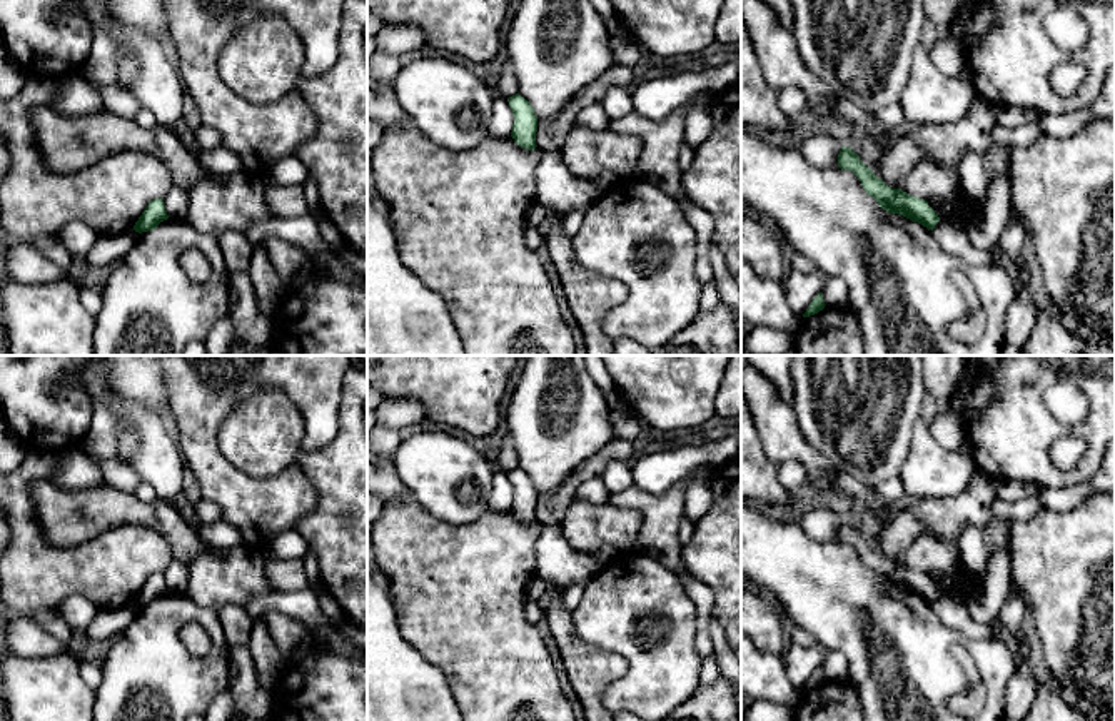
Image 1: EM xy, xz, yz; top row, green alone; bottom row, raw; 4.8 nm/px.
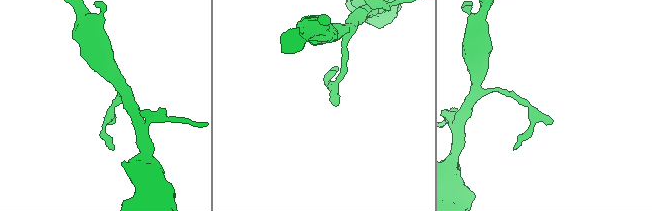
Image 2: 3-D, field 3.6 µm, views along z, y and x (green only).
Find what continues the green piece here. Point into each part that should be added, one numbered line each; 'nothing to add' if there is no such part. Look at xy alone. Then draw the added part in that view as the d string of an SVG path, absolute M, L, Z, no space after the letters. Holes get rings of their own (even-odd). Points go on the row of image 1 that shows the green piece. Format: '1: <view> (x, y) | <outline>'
nothing to add

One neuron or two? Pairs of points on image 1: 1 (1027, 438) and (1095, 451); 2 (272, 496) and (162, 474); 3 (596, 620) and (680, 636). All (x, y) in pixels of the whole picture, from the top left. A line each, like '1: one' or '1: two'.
1: one
2: two
3: one

